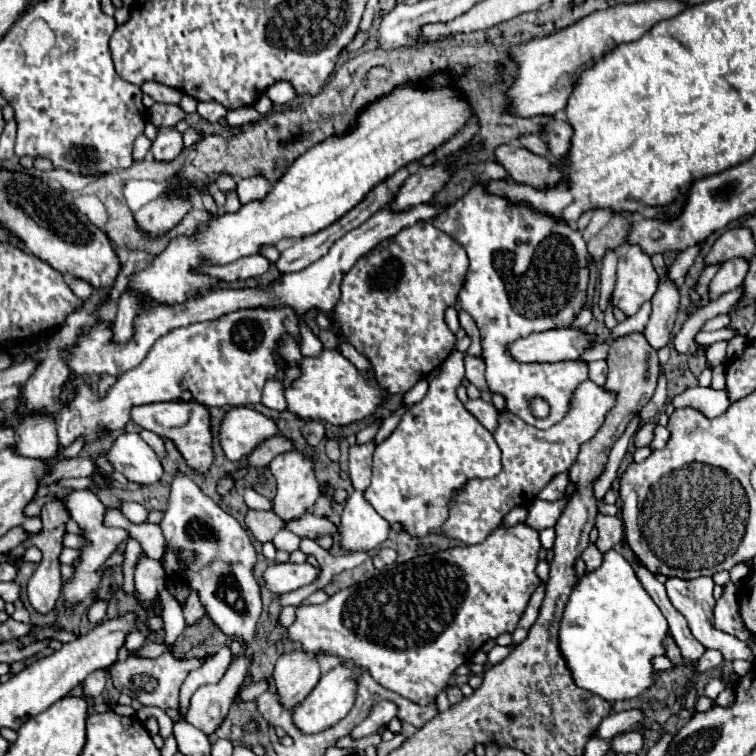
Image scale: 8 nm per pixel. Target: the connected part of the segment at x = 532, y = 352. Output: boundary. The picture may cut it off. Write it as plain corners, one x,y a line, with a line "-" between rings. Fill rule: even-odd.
559,328
547,332
533,332
527,338
519,338
511,342
505,350
515,362
561,362
561,360
577,360
589,346
593,346
593,336
575,328

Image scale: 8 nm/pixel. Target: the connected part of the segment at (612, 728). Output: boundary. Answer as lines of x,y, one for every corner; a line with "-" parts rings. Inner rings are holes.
625,710
625,712
619,712
619,714
611,714
611,716
601,720
601,724
591,734
591,738
611,740
613,736
617,736
621,732
641,730
641,720
643,720
643,714
639,710

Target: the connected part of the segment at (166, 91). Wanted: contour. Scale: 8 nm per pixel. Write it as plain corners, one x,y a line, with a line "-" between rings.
147,82
141,88
155,102
165,102
165,104
179,104
181,96
183,96
181,92
175,92
175,88
167,88
165,84
159,84
159,82

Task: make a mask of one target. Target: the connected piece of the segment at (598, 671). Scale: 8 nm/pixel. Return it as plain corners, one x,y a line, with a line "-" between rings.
613,548
603,554
603,564
587,572
575,586
567,600
563,618
559,622
559,652
579,688
593,692
609,702
629,700
639,696
655,682
655,670
651,668
651,656
663,656
663,636
669,632
667,620
641,586
631,564

